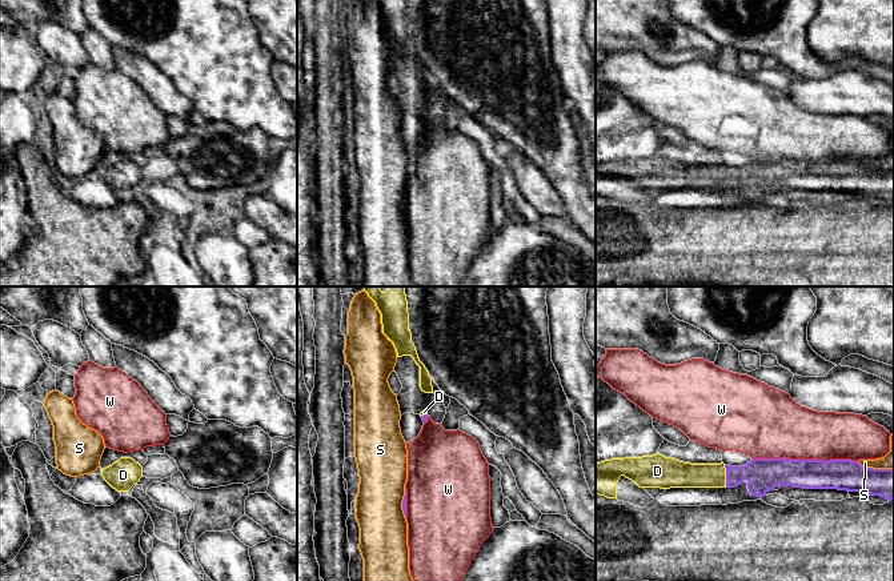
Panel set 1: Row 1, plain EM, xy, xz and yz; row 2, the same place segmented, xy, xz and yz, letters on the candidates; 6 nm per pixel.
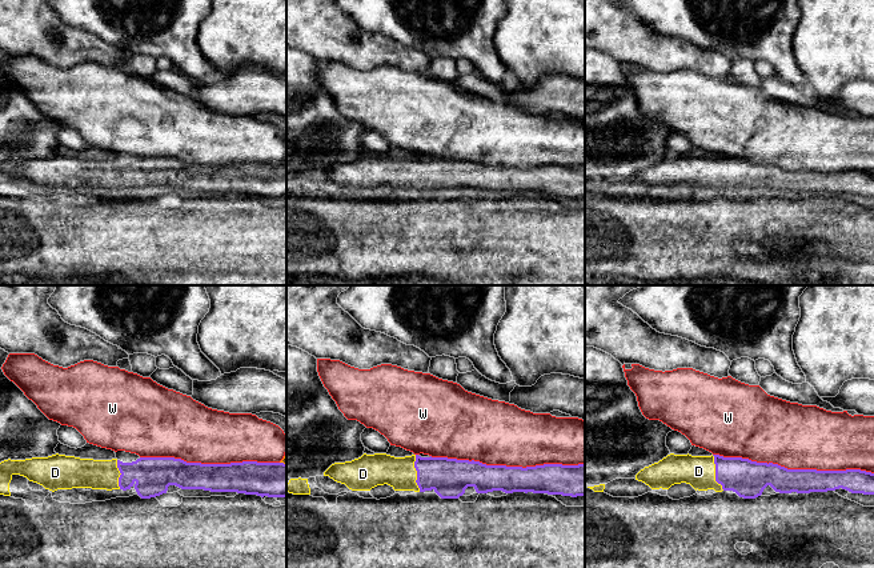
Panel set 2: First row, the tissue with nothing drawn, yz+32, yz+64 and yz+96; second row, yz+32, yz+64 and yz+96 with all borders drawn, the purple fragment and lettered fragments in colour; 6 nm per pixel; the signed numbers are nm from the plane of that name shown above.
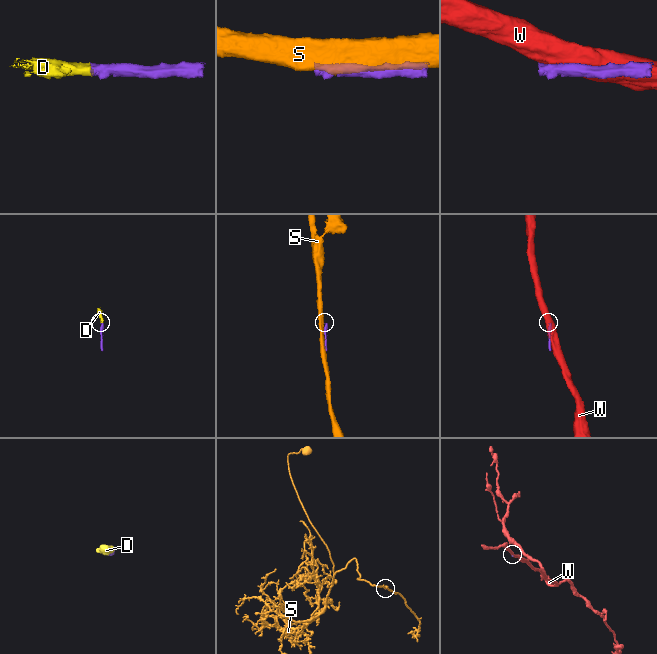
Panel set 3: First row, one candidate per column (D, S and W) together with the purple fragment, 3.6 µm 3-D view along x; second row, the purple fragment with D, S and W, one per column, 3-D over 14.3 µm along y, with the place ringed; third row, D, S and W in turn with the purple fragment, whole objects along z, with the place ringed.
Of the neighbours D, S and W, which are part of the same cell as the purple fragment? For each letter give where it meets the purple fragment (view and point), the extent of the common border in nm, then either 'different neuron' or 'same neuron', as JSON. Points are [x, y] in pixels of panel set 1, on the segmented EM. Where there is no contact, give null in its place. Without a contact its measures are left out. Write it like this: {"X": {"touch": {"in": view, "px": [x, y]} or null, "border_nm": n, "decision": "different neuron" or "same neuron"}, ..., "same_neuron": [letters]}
{"D": {"touch": {"in": "yz", "px": [726, 476]}, "border_nm": 140, "decision": "same neuron"}, "S": {"touch": {"in": "yz", "px": [876, 469]}, "border_nm": 240, "decision": "different neuron"}, "W": {"touch": {"in": "yz", "px": [805, 460]}, "border_nm": 650, "decision": "different neuron"}, "same_neuron": ["D"]}

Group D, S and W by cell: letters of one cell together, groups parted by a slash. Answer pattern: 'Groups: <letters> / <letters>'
Groups: D / S / W

